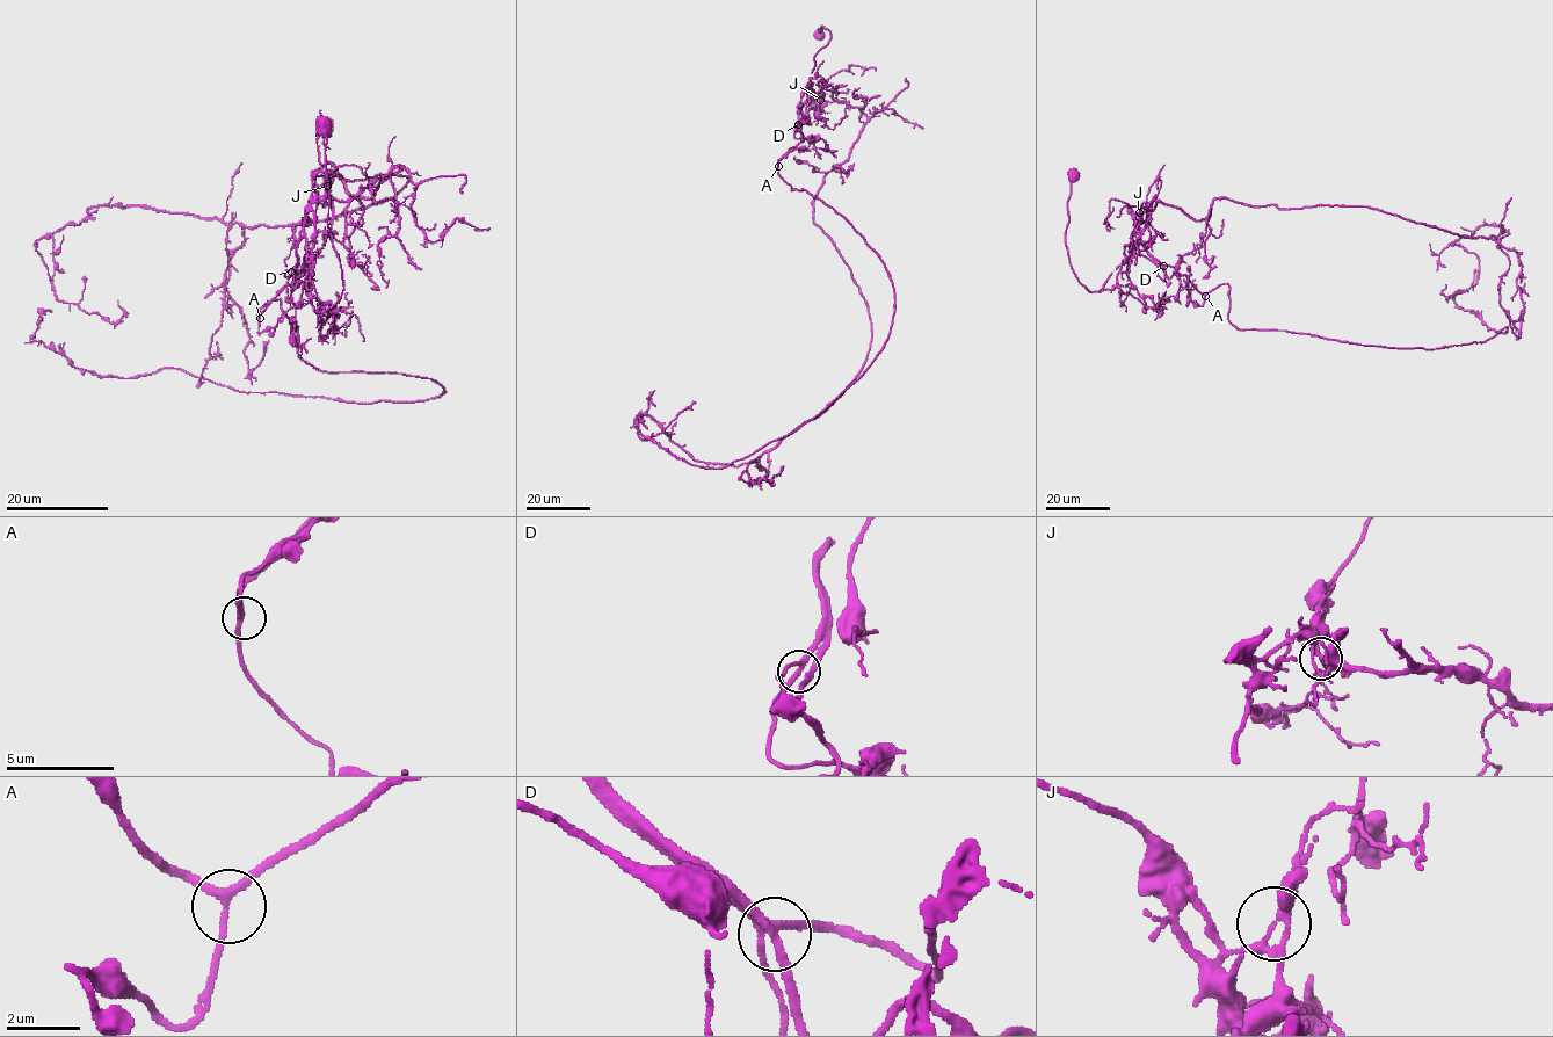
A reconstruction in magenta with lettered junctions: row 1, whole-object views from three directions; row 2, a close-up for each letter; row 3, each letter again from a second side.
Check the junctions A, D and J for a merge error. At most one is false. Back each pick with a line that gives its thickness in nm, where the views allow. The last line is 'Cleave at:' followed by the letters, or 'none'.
J: 190 nm thick
Cleave at: J

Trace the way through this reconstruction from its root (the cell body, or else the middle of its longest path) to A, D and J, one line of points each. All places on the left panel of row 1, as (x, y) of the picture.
A: (327, 128), (327, 226), (342, 294), (317, 311), (303, 237), (291, 290), (300, 283), (287, 285), (260, 318)
D: (327, 128), (327, 226), (341, 266), (340, 299), (317, 311), (323, 306), (311, 292), (303, 237), (291, 272)
J: (327, 128), (327, 226), (343, 290), (335, 304), (318, 312), (311, 265), (313, 237), (332, 223), (327, 186)

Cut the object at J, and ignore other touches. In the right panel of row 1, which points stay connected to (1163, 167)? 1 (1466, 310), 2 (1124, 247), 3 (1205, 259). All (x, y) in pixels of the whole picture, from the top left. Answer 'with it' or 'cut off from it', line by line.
1: with it
2: cut off from it
3: cut off from it

